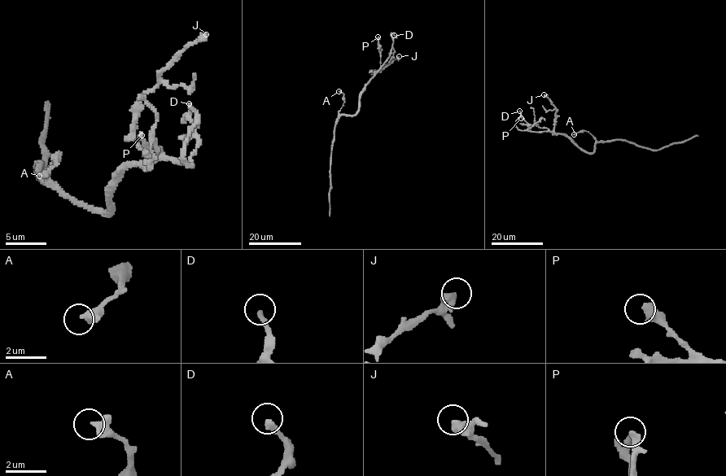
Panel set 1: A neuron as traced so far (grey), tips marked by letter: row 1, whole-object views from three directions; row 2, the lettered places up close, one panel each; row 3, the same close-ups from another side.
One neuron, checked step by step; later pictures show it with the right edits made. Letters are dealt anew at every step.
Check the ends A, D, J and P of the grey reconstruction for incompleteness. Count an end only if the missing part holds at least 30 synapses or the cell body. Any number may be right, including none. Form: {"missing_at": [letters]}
{"missing_at": []}

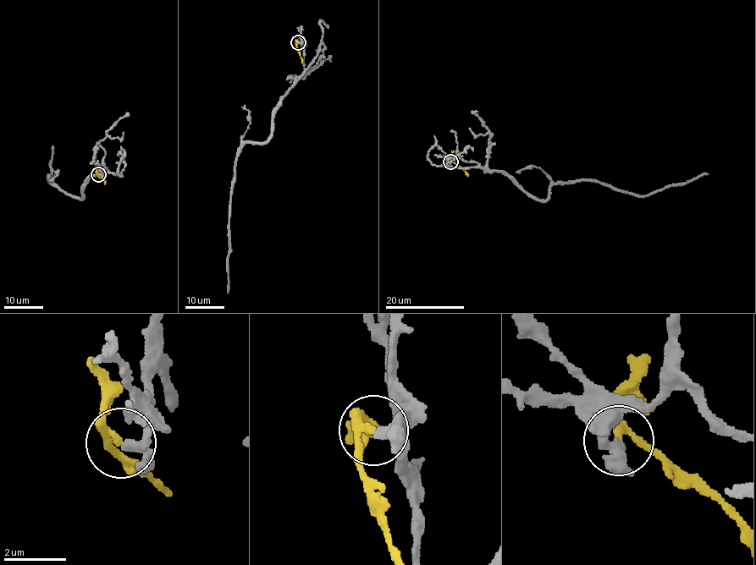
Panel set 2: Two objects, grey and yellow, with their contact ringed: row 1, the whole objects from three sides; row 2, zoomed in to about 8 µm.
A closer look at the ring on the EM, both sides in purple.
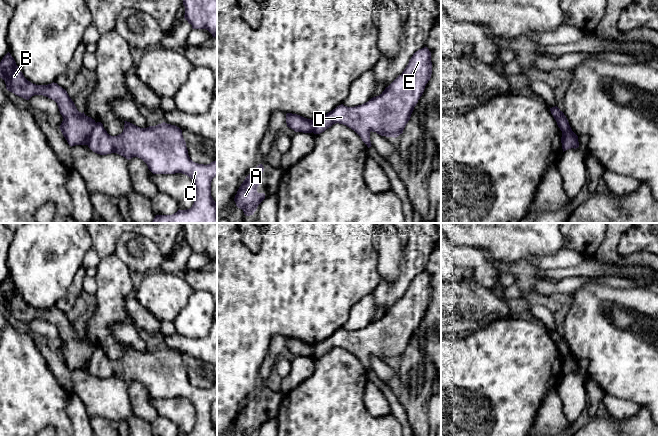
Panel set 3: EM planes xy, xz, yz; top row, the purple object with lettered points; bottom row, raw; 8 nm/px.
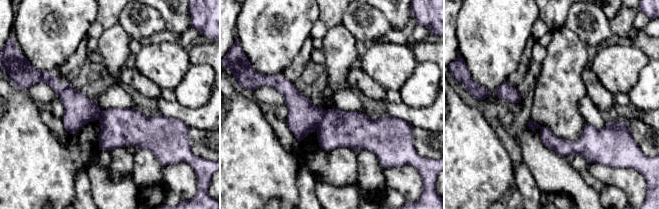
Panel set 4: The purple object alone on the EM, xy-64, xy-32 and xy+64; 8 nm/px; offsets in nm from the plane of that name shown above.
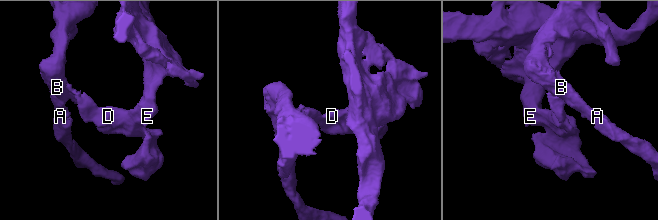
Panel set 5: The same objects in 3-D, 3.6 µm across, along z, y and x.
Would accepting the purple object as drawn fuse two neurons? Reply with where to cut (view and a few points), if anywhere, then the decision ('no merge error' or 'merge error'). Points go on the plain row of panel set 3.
cut xy (96, 347), (86, 368); merge error

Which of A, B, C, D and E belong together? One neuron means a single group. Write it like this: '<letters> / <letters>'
A B / C D E

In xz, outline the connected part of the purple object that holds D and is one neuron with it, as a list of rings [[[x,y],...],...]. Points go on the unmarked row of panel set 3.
[[[424,271],[413,278],[402,298],[379,320],[355,331],[337,330],[314,344],[313,357],[320,358],[333,348],[343,348],[354,354],[368,372],[372,370],[371,355],[396,362],[403,357],[431,298],[431,276]]]

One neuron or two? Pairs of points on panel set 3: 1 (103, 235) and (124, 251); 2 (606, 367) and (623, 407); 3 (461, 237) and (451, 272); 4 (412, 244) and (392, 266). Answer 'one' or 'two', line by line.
1: two
2: two
3: two
4: two

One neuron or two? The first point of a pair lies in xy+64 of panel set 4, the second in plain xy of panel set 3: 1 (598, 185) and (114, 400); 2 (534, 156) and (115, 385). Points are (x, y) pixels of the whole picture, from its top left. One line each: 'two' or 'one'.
1: two
2: one

